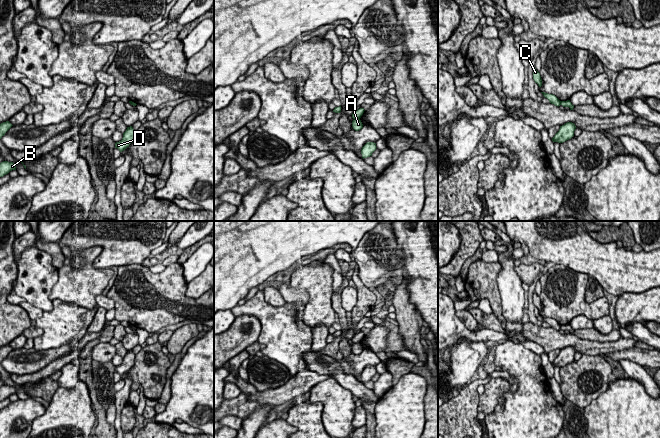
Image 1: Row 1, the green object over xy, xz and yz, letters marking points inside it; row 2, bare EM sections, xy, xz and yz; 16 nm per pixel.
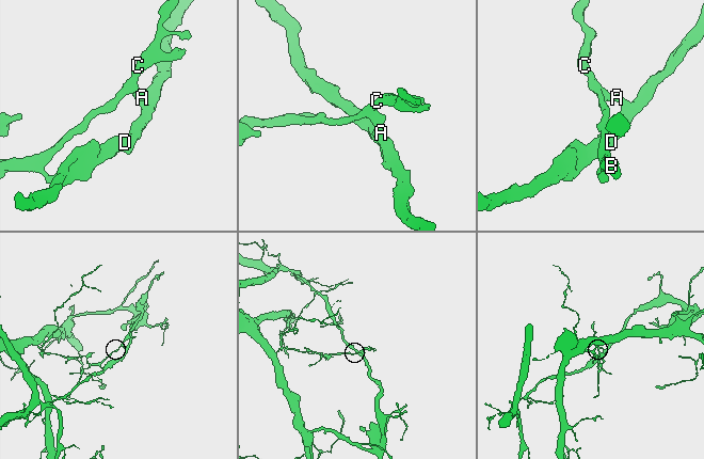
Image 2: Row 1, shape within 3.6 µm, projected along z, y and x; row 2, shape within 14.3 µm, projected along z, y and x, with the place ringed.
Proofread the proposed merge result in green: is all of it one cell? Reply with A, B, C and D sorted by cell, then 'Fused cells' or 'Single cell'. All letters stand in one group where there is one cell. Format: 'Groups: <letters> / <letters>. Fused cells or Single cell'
Groups: A D / B C. Fused cells

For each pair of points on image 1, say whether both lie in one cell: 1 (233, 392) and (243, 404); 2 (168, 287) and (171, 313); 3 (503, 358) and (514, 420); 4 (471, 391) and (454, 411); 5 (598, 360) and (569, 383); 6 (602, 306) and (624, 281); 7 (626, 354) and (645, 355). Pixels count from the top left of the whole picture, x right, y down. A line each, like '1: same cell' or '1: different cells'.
1: different cells
2: same cell
3: same cell
4: same cell
5: same cell
6: different cells
7: same cell

